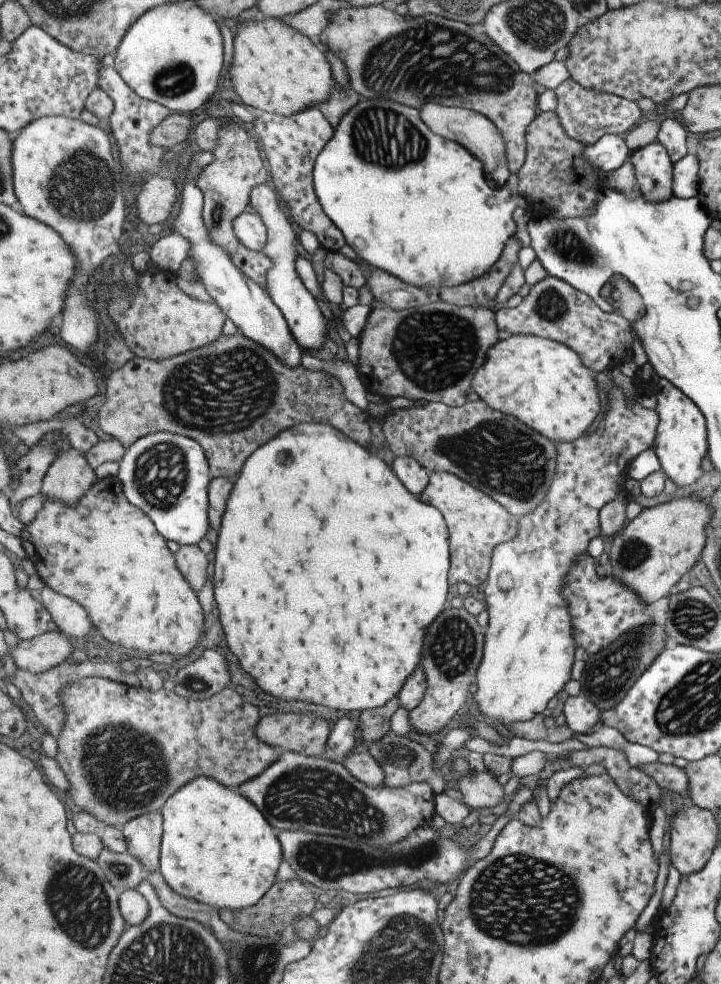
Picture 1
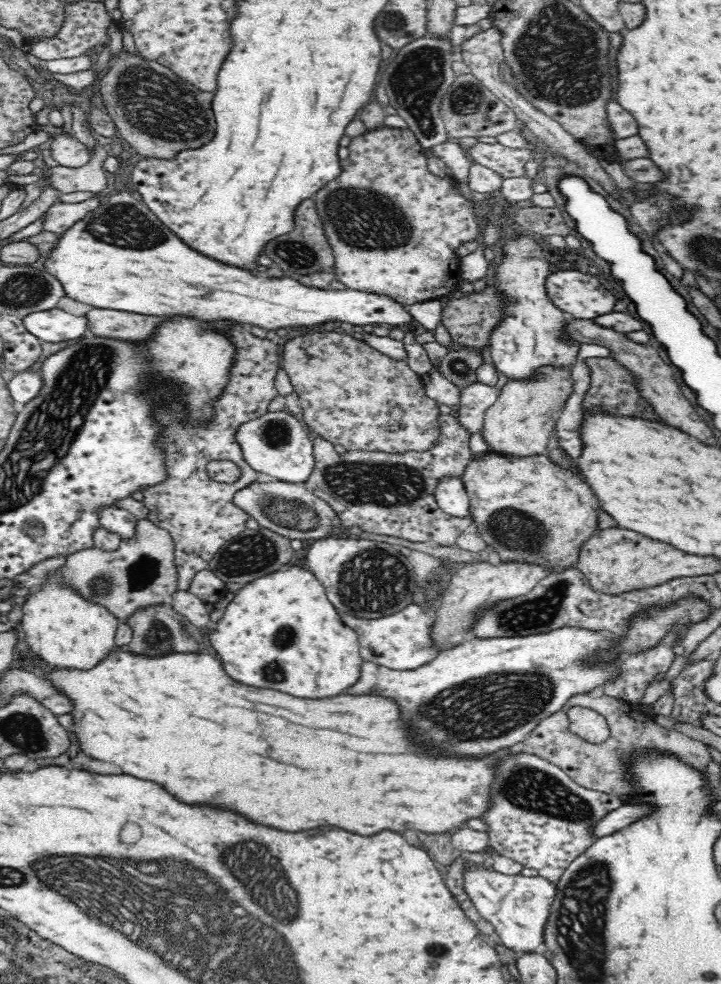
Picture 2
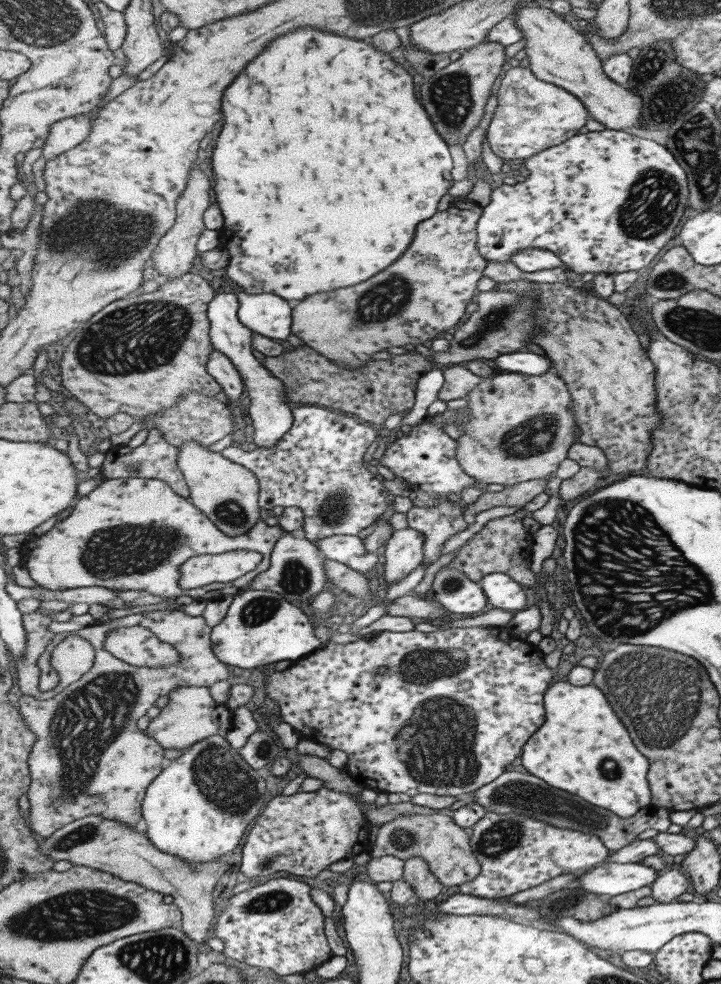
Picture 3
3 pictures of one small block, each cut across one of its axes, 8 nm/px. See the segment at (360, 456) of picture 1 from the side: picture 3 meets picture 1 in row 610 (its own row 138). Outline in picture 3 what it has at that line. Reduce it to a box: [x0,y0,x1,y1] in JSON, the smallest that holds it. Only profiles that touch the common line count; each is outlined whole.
[213,28,453,304]

